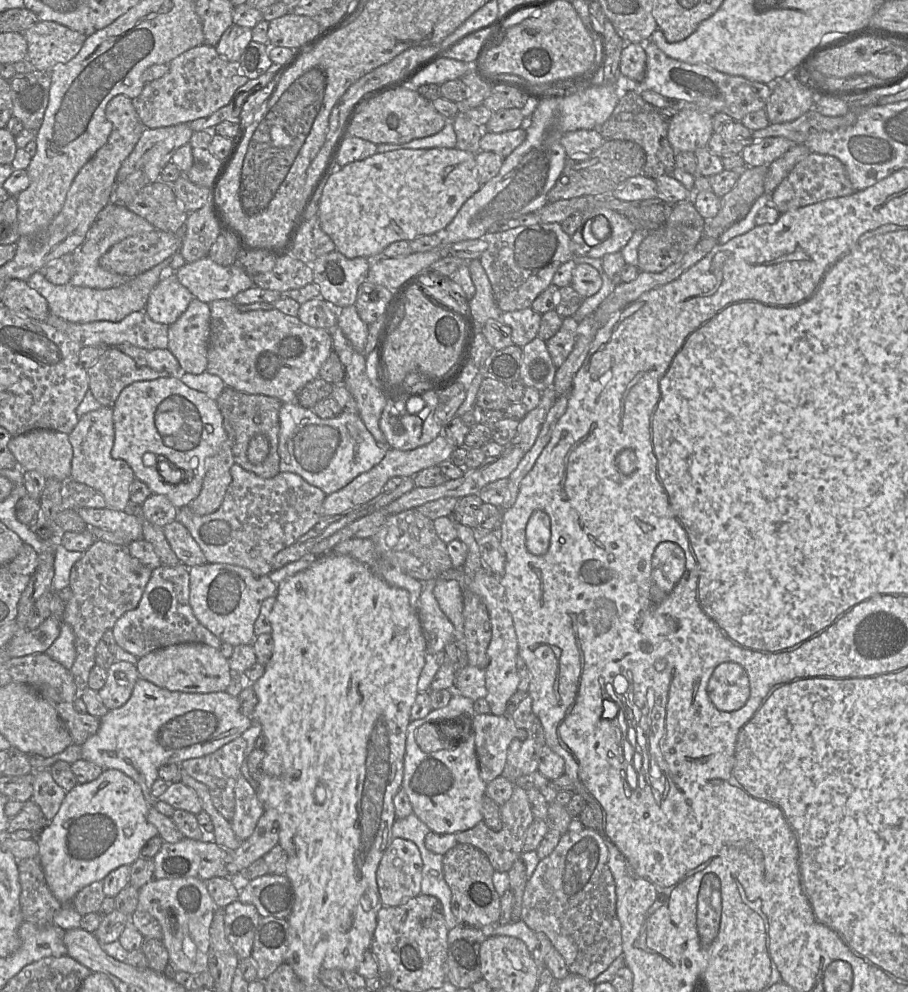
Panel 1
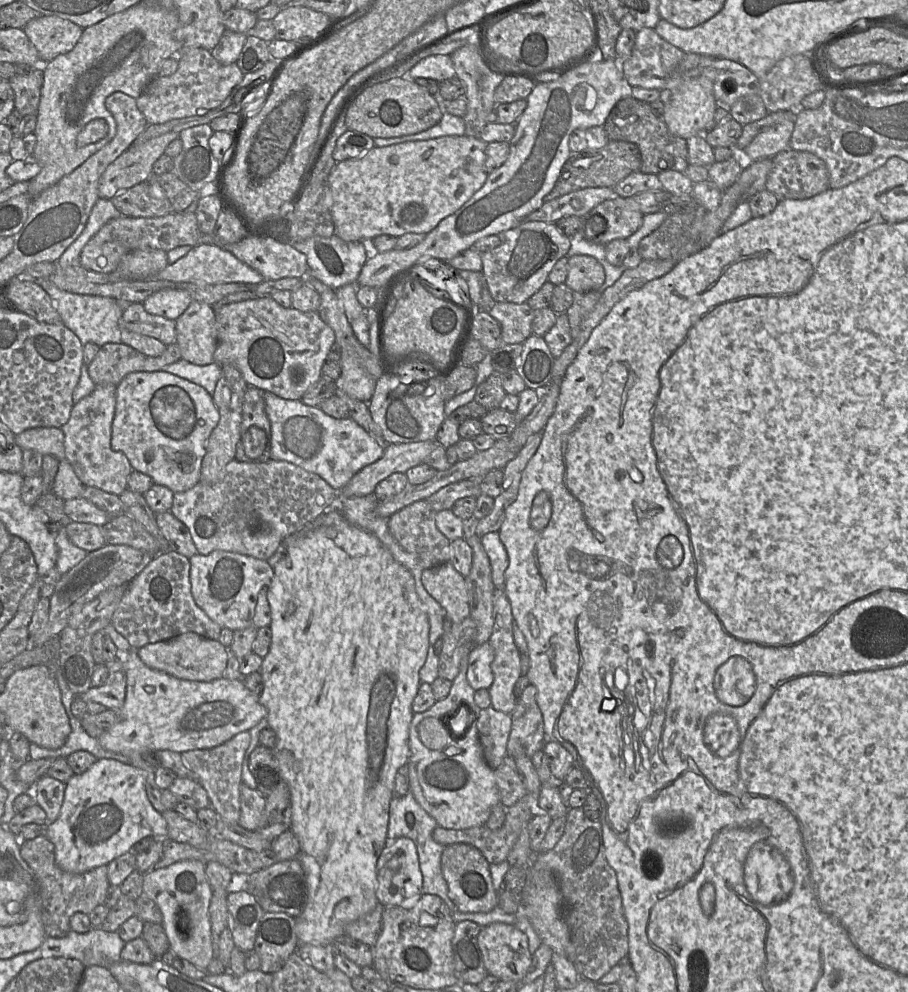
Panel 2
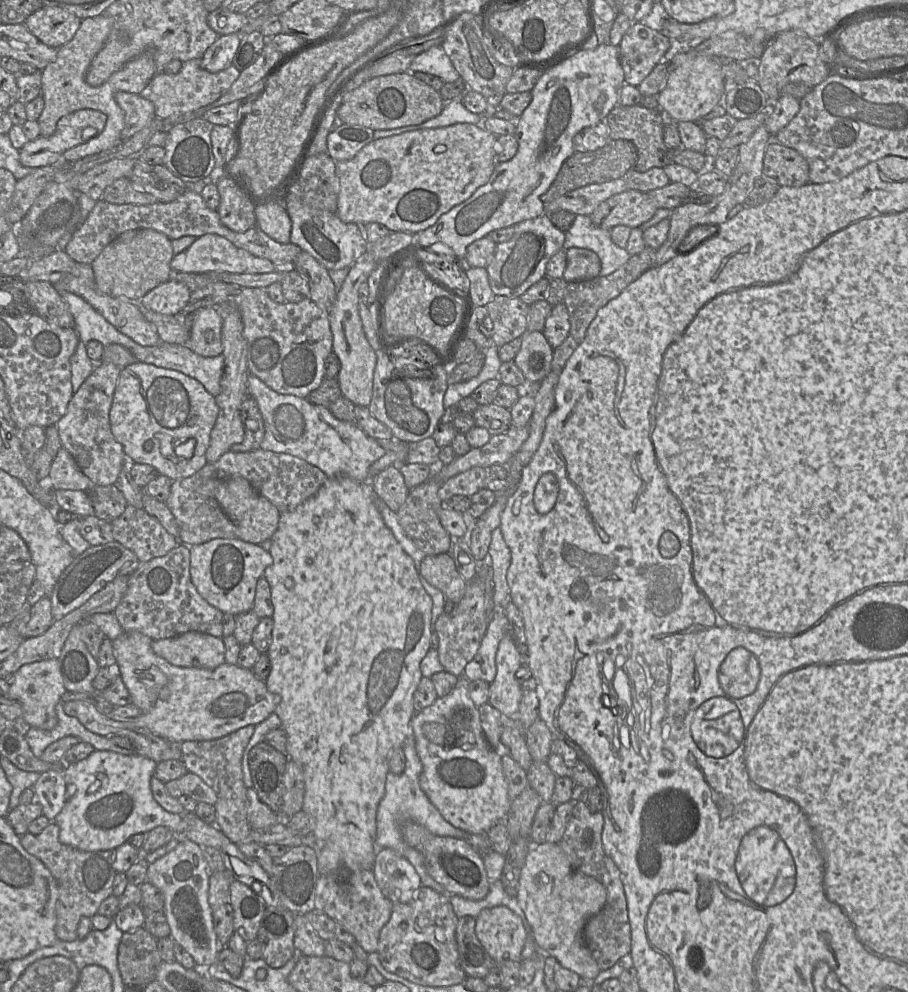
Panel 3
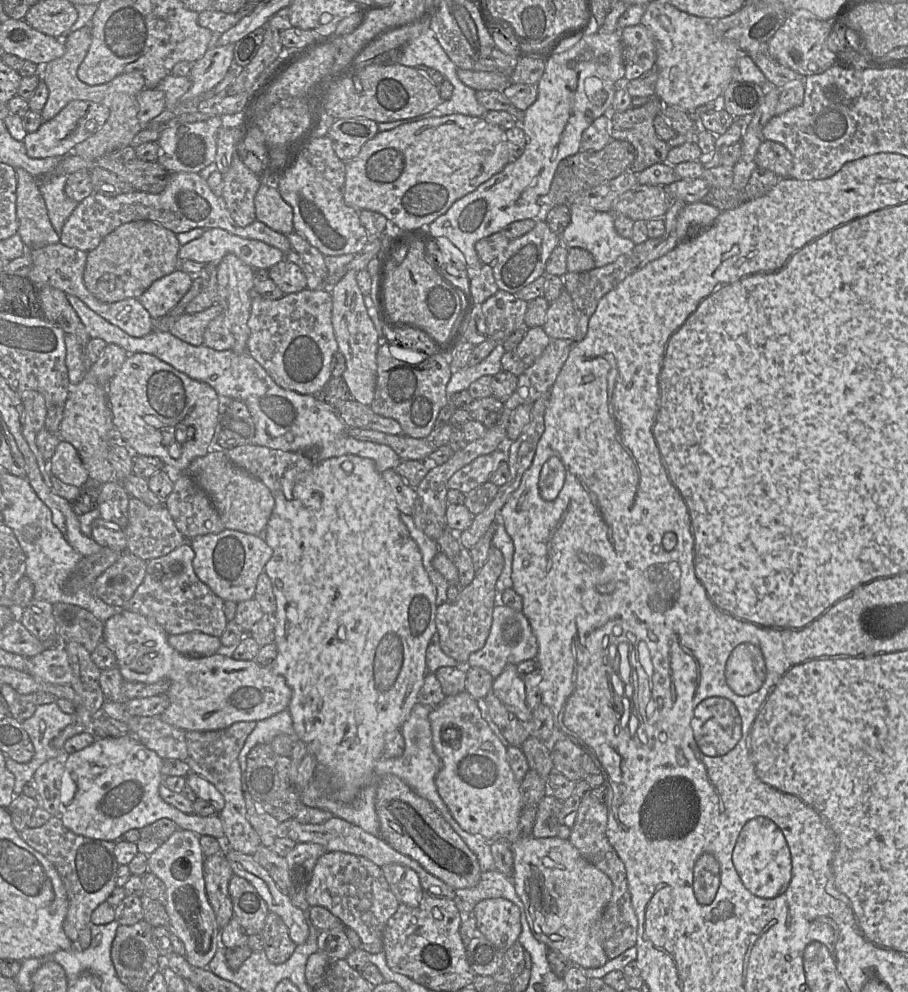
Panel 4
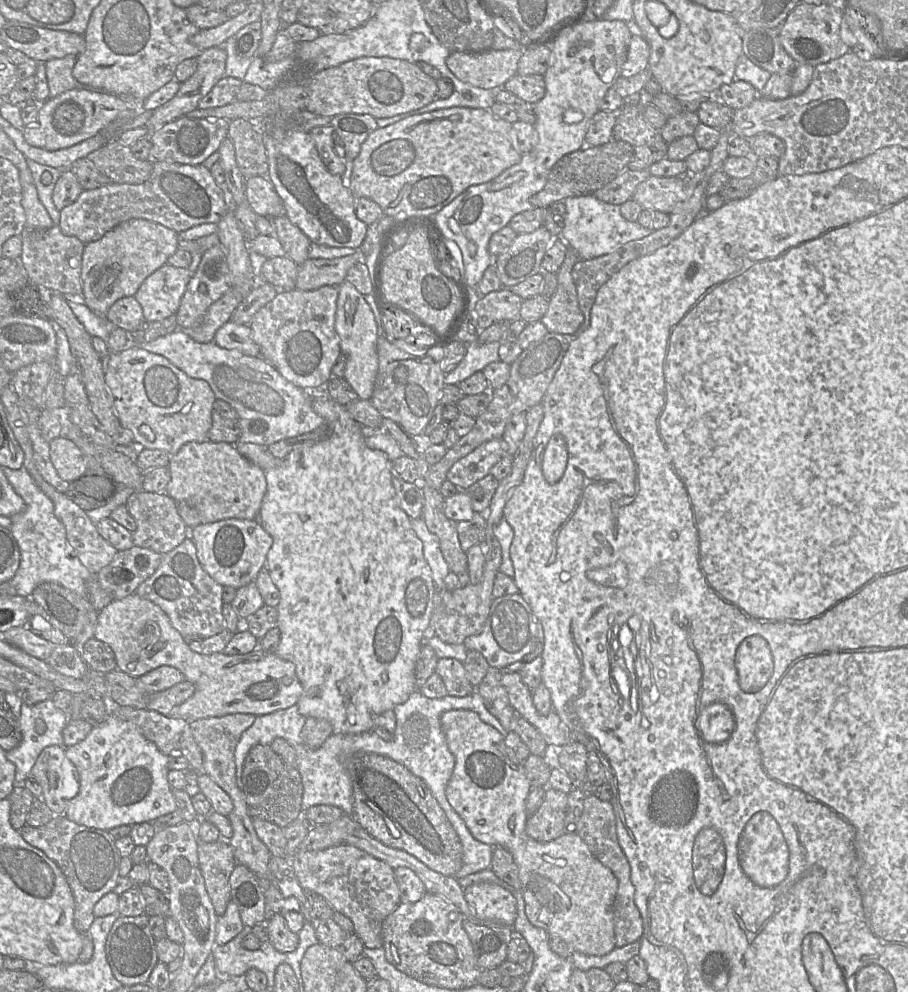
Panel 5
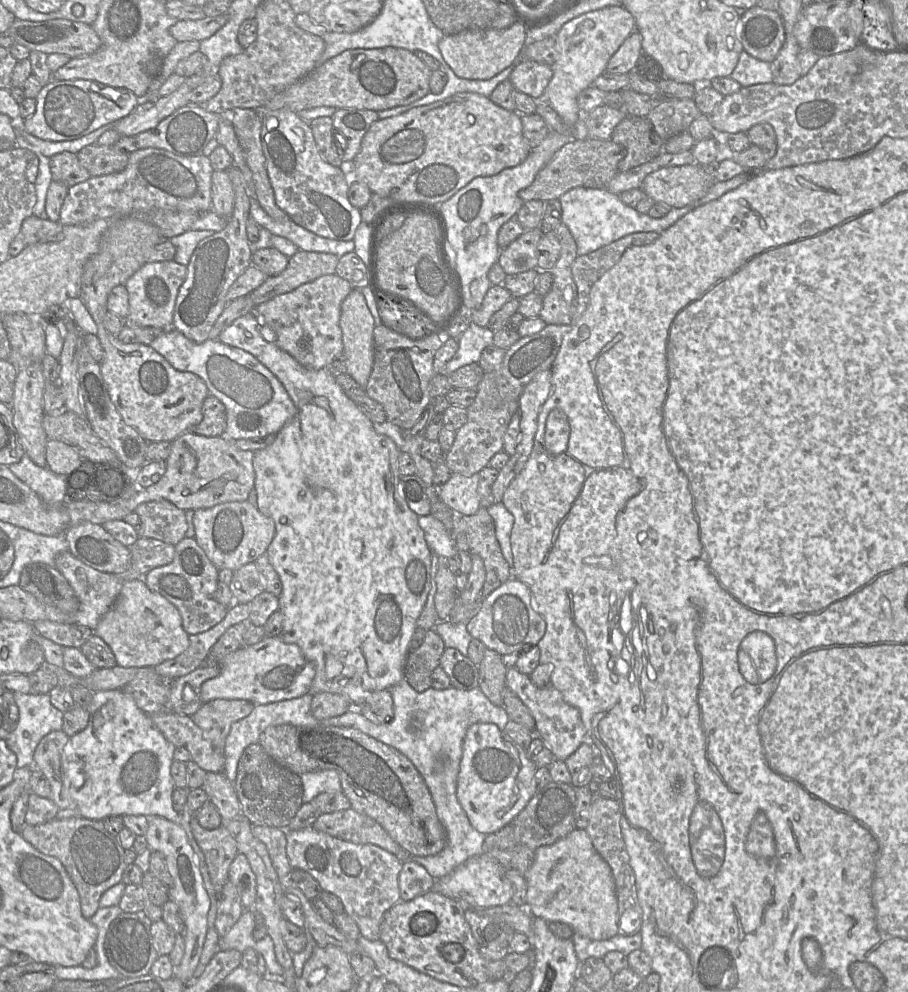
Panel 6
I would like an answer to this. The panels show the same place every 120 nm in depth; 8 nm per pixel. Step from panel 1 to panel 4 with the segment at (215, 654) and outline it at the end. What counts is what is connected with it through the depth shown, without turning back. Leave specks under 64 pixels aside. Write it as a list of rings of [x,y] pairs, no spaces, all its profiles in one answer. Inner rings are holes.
[[[187,632],[168,635],[169,645],[184,655],[206,657],[220,652],[222,644],[218,637],[203,632]]]

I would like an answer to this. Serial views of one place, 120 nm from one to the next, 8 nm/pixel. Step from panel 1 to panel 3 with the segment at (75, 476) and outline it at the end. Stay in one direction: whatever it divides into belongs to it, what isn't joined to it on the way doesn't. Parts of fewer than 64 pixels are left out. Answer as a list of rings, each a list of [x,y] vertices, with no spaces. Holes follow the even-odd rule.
[[[98,362],[92,373],[73,393],[66,413],[57,422],[62,447],[74,458],[94,486],[115,485],[125,453],[110,427],[110,409],[121,369],[112,363]]]

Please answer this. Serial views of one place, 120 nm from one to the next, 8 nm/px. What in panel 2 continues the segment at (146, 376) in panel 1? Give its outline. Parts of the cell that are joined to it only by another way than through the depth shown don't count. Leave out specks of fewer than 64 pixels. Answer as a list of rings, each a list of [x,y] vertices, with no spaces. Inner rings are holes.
[[[176,342],[168,345],[166,350],[158,357],[147,356],[123,343],[106,343],[100,347],[95,358],[88,365],[88,373],[95,386],[117,386],[129,373],[163,371],[166,365],[179,359],[181,359],[181,353]]]

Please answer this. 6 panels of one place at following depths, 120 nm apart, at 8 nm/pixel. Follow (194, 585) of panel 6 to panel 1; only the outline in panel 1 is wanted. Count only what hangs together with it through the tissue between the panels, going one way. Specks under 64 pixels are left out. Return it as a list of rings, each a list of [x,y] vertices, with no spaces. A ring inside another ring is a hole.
[[[182,563],[153,569],[138,606],[124,613],[115,622],[112,632],[116,644],[137,658],[181,643],[203,643],[216,649],[222,644],[193,614],[189,602],[189,568]]]

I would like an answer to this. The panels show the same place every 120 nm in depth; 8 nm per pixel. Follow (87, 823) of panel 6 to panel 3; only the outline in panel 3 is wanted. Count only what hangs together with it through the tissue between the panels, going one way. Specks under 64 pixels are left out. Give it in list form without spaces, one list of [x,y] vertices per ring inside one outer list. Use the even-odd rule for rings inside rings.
[[[51,821],[39,834],[26,832],[20,836],[23,848],[38,858],[51,872],[58,887],[56,903],[55,933],[59,940],[77,939],[77,928],[82,917],[92,918],[97,914],[102,901],[112,895],[113,882],[117,872],[113,868],[115,850],[86,852],[62,844],[59,840],[59,827]]]

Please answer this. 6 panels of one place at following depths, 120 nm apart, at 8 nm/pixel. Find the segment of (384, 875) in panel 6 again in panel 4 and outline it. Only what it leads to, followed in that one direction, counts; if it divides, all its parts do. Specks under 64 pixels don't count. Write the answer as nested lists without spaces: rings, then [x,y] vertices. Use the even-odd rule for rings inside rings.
[[[326,852],[314,869],[307,887],[306,898],[309,905],[322,906],[341,919],[345,926],[353,929],[361,939],[362,949],[376,954],[383,951],[383,931],[388,919],[397,911],[400,902],[390,890],[382,868],[361,856],[344,852]]]

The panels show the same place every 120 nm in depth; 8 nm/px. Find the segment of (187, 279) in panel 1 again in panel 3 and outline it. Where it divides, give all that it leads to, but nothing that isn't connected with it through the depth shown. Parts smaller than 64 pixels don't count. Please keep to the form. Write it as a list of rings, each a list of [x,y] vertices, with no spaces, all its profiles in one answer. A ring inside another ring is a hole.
[[[205,234],[198,237],[188,249],[174,255],[170,266],[174,272],[184,273],[229,272],[262,274],[276,271],[275,265],[270,260],[254,256],[217,234]]]

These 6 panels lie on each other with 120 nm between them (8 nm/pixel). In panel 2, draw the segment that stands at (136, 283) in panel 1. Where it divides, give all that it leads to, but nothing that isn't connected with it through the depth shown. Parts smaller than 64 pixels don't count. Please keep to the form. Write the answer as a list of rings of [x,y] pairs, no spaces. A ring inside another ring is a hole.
[[[37,279],[36,282],[51,297],[61,321],[80,339],[83,346],[90,342],[99,347],[106,343],[122,343],[119,321],[129,303],[122,303],[110,297],[67,292],[50,280]]]

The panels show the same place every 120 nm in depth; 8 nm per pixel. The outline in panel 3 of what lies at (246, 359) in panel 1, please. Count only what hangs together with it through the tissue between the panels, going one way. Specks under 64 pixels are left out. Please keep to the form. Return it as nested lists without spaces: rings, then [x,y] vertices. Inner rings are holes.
[[[242,288],[232,300],[238,306],[242,316],[249,374],[258,377],[268,387],[280,394],[307,398],[324,380],[324,363],[327,356],[333,351],[329,311],[320,307],[311,298],[300,302],[277,303],[269,297],[265,288]]]

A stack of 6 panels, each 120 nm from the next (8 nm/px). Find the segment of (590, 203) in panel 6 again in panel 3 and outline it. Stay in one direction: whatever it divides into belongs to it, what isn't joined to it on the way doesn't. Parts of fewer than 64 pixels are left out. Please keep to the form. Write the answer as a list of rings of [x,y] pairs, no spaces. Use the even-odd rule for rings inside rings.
[[[576,215],[570,229],[565,232],[563,250],[587,248],[594,251],[601,261],[601,276],[607,276],[631,257],[625,248],[618,247],[608,229],[597,227],[588,215]]]

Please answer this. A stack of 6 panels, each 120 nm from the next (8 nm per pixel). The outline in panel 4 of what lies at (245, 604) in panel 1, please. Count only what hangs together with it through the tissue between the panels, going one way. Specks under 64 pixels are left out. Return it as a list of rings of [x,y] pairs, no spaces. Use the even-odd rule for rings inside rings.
[[[230,529],[197,536],[190,545],[195,552],[193,569],[197,577],[222,600],[236,603],[254,598],[258,577],[273,555],[261,536]]]

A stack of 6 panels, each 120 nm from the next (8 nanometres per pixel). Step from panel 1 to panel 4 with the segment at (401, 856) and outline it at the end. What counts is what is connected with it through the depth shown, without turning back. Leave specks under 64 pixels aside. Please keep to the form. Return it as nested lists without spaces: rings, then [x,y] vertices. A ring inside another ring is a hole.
[[[388,864],[381,868],[397,900],[410,907],[417,907],[424,893],[417,873],[400,864]]]

